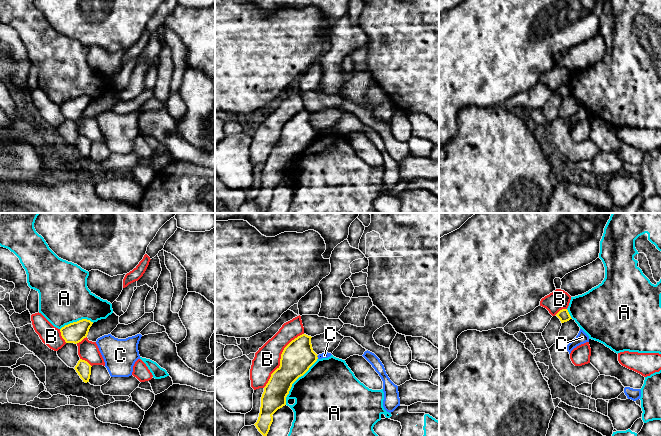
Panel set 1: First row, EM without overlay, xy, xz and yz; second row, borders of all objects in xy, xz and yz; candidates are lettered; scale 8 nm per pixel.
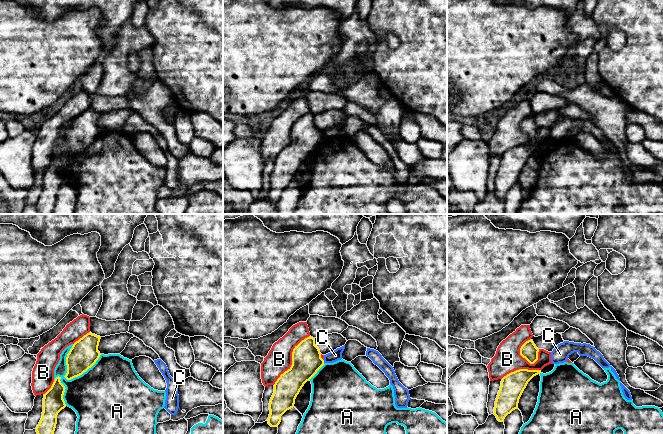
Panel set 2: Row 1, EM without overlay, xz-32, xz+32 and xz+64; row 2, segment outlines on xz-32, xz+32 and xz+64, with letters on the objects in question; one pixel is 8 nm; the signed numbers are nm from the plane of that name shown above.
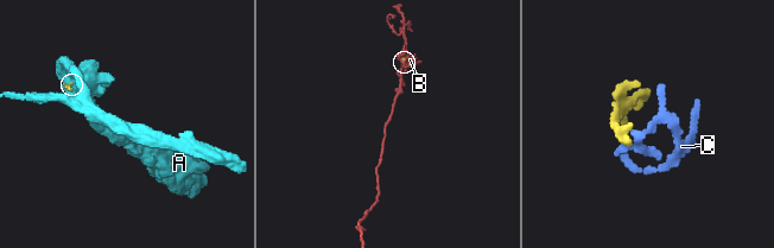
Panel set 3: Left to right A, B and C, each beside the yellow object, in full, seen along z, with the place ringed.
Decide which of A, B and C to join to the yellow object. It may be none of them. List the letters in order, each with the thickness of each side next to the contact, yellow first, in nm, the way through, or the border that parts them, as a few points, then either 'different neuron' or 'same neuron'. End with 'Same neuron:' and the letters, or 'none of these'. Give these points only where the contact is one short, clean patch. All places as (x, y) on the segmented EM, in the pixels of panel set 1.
A: calibres 260 and 460 nm; different neuron
B: calibres 260 and 200 nm; different neuron
C: calibres 260 and 50 nm; border xz (318, 355), (317, 358); different neuron
Same neuron: none of these

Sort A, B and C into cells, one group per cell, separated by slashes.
A / B / C

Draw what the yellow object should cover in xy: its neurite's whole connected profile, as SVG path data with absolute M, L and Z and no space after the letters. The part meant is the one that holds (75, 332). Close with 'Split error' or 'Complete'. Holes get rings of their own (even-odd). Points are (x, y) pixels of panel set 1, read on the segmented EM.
M87 319L70 323L60 329L61 336L66 343L77 344L87 337L92 324L93 322Z. Complete

